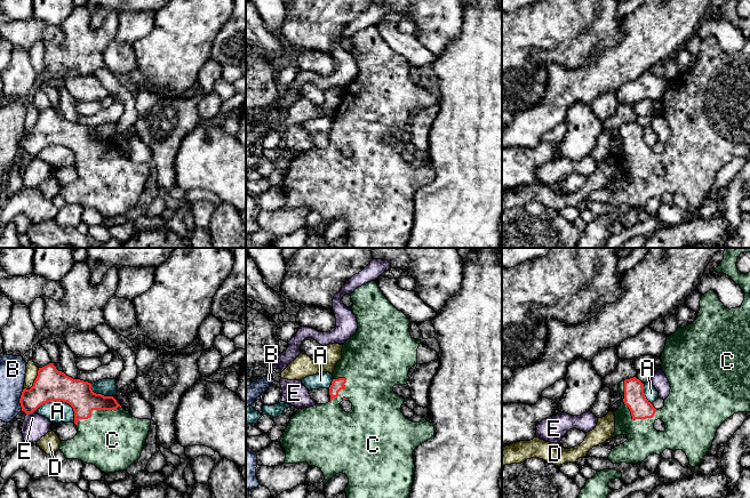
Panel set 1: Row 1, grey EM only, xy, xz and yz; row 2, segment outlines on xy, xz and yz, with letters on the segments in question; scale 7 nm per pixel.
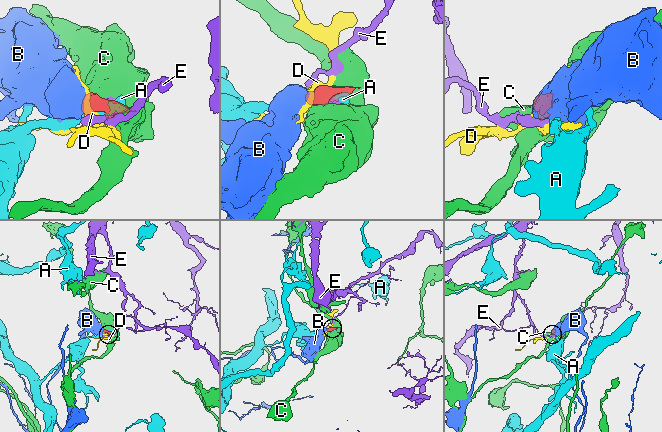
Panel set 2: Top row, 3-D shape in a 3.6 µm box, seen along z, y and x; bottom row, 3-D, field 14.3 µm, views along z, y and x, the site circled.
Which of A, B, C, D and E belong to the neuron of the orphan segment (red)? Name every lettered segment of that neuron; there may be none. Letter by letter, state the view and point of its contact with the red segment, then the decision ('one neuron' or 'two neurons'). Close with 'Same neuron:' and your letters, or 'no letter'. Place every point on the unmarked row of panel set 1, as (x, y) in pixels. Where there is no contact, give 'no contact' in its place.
A: contact xy (60, 144); two neurons
B: contact xy (20, 144); two neurons
C: contact yz (629, 152); one neuron
D: contact xy (34, 125); two neurons
E: contact xy (30, 157); two neurons
Same neuron: C

